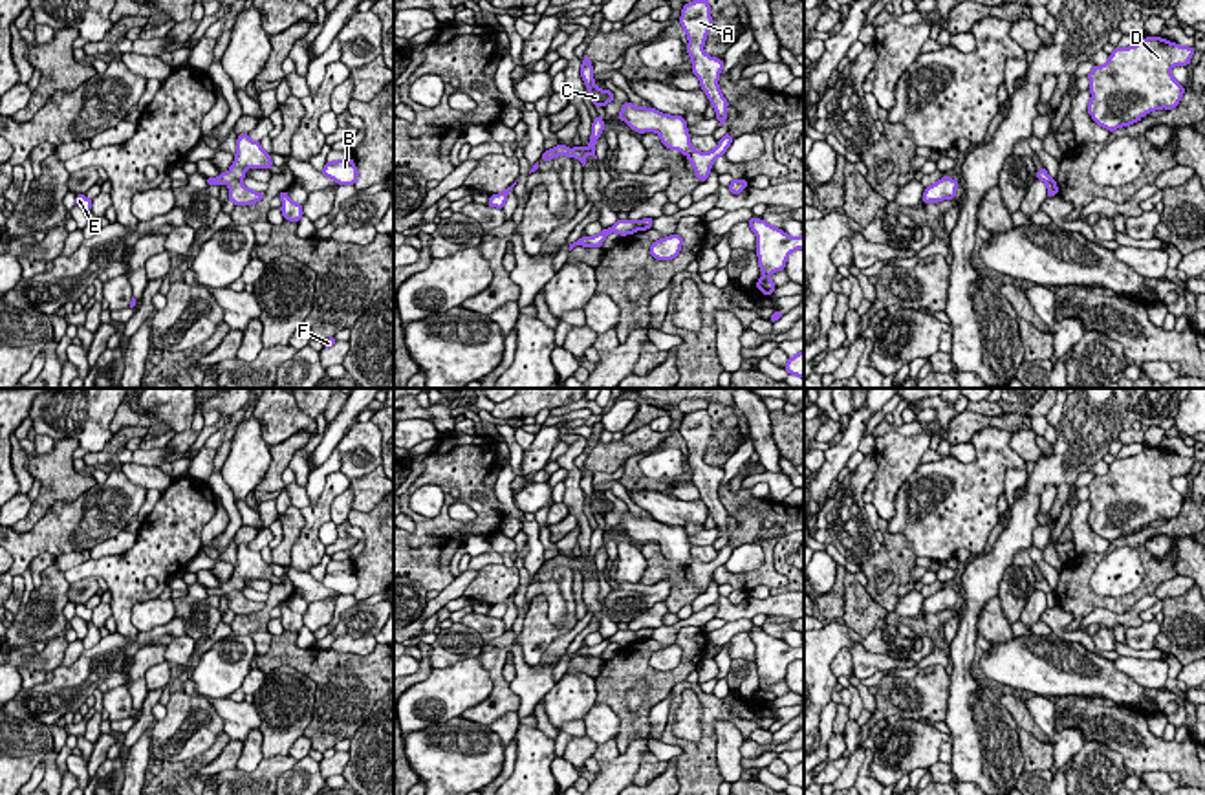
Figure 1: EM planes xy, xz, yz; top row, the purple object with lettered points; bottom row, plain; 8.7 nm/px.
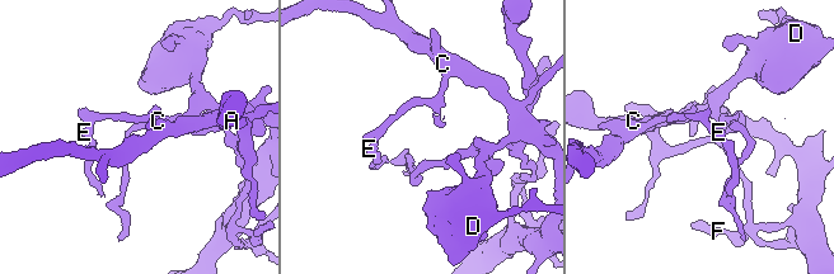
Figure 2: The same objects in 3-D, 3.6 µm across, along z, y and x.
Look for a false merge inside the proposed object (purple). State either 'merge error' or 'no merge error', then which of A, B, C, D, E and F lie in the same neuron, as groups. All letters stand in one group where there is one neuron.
merge error; groups A / B C D E F

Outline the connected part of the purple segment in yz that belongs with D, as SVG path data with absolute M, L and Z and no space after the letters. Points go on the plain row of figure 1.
M1145 447L1130 458L1115 458L1108 473L1088 484L1091 529L1113 542L1143 526L1179 515L1185 498L1172 487L1174 476L1189 476L1194 458L1161 447Z

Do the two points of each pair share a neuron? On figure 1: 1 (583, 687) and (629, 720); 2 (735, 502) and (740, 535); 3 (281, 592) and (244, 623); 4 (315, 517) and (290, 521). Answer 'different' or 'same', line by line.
1: different
2: same
3: same
4: different

